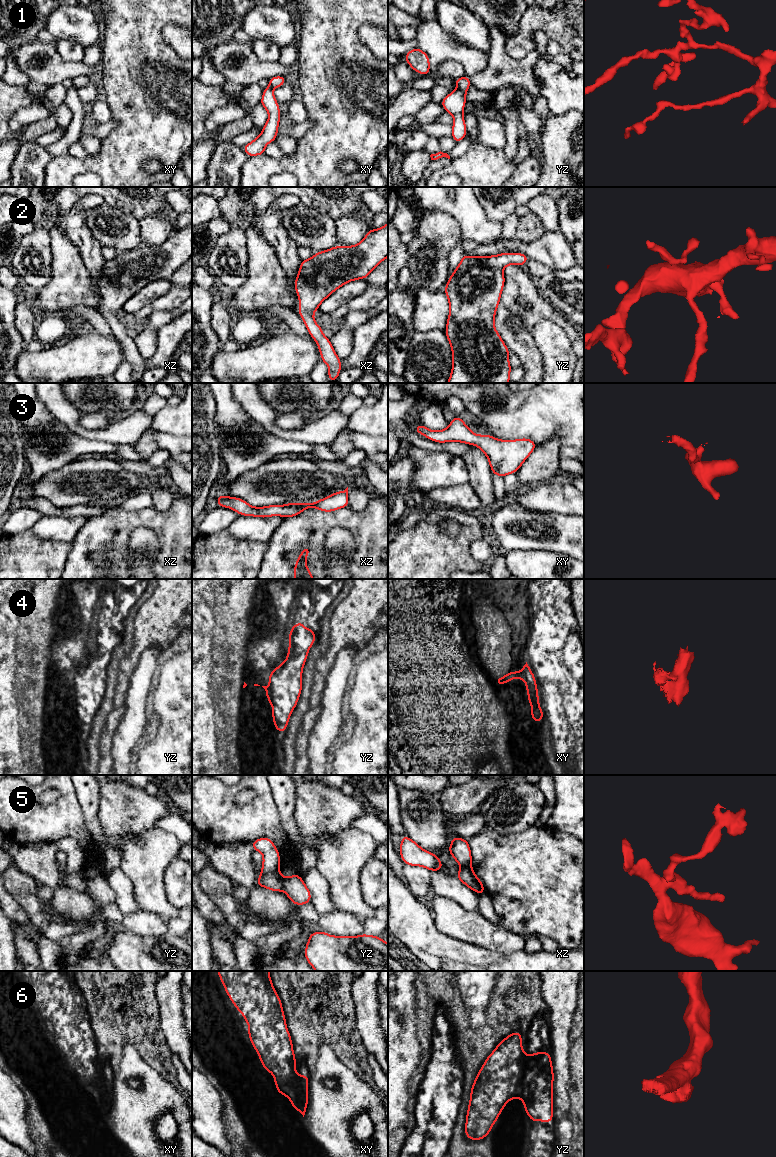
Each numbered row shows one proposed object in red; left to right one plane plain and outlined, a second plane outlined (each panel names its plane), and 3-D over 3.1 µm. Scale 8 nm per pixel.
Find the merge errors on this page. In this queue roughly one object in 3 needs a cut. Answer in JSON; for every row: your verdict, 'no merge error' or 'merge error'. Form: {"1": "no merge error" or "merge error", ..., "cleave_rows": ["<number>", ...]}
{"1": "no merge error", "2": "no merge error", "3": "no merge error", "4": "merge error", "5": "merge error", "6": "merge error", "cleave_rows": ["4", "5", "6"]}

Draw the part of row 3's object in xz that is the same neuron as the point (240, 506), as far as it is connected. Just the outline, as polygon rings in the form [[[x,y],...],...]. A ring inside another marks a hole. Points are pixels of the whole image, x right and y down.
[[[348,487],[344,491],[336,491],[334,494],[310,503],[287,503],[285,505],[269,505],[264,507],[253,507],[243,499],[228,497],[220,494],[217,496],[217,507],[227,507],[243,516],[271,517],[282,516],[284,518],[294,517],[302,511],[314,507],[320,511],[332,512],[337,509],[349,507]]]

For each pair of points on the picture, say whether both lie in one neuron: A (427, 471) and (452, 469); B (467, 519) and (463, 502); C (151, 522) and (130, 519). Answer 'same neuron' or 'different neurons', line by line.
A: same neuron
B: different neurons
C: same neuron

